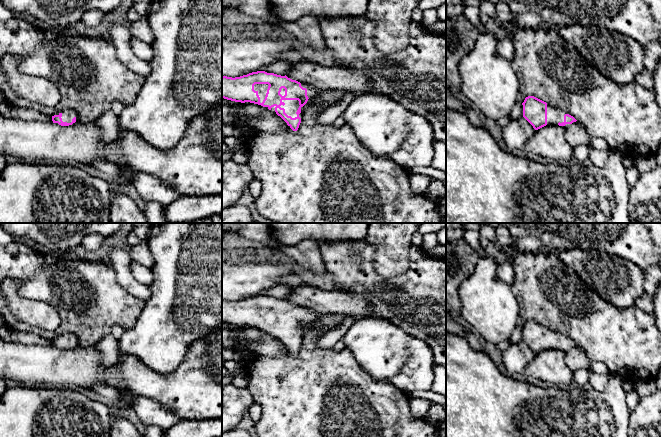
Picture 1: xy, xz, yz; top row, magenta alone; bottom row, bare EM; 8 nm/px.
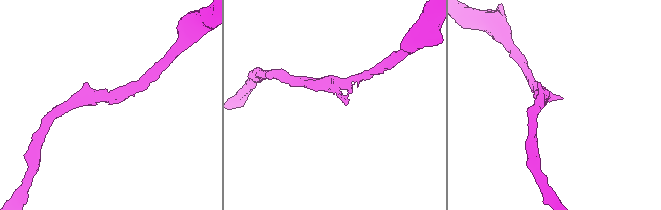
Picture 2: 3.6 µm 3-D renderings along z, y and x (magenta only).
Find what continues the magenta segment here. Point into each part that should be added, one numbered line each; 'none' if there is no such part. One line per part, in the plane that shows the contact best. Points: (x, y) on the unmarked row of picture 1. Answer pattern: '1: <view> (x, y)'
1: xz (291, 330)

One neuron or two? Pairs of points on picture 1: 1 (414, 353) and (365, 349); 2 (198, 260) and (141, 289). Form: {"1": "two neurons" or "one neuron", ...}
{"1": "one neuron", "2": "two neurons"}

